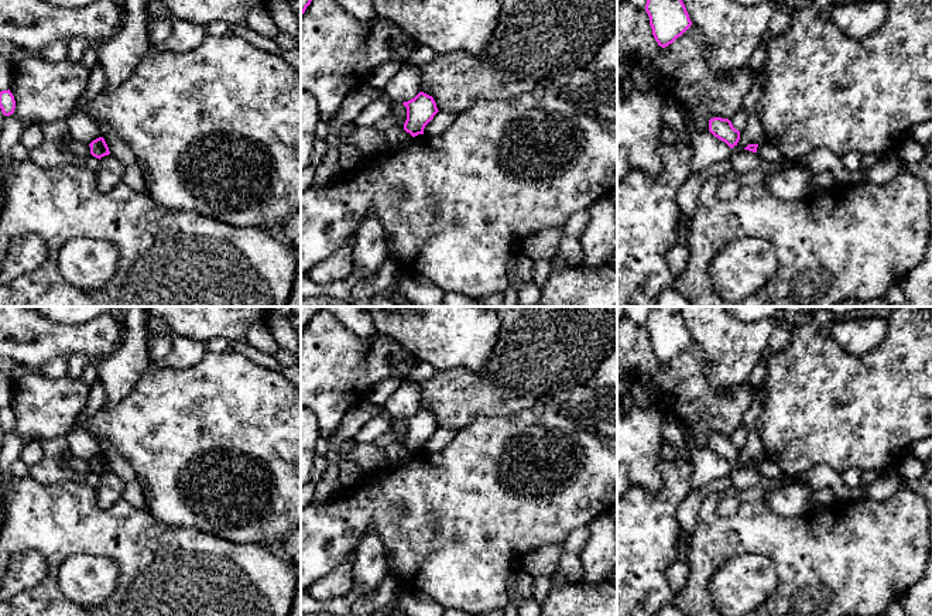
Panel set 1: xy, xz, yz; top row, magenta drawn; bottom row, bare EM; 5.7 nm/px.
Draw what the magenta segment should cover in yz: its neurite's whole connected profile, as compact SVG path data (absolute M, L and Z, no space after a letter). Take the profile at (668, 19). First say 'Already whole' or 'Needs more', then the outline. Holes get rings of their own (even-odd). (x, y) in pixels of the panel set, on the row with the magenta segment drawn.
Already whole. M647 0L645 11L652 35L662 48L672 44L692 25L682 0Z

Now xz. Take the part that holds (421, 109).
Already whole. M419 92L414 99L402 103L407 107L404 130L412 137L424 134L425 126L439 112L432 96Z

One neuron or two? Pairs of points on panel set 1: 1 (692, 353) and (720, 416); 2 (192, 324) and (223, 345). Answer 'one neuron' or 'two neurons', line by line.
1: one neuron
2: two neurons

